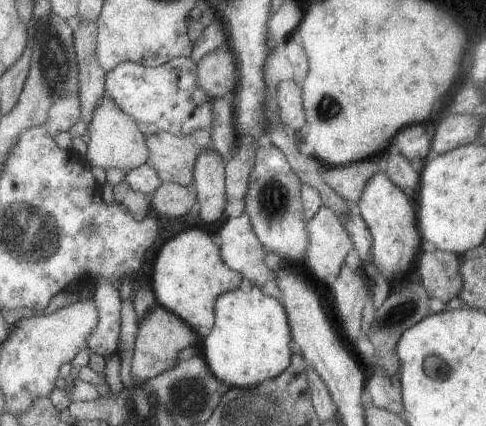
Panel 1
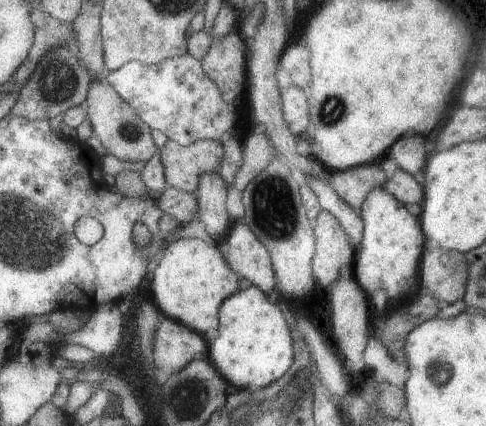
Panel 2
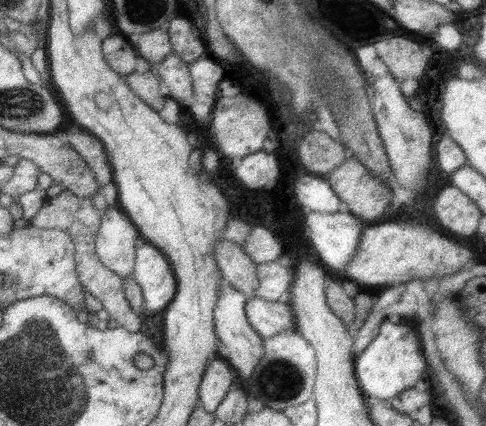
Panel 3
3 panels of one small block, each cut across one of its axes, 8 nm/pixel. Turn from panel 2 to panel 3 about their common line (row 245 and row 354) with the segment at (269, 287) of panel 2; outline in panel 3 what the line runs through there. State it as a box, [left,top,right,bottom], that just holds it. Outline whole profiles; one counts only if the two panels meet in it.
[213,282,263,386]

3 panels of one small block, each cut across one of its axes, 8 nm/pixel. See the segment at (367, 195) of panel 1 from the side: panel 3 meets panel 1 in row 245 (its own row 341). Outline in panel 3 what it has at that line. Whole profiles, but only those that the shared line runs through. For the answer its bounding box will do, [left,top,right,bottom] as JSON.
[353,320,431,402]

